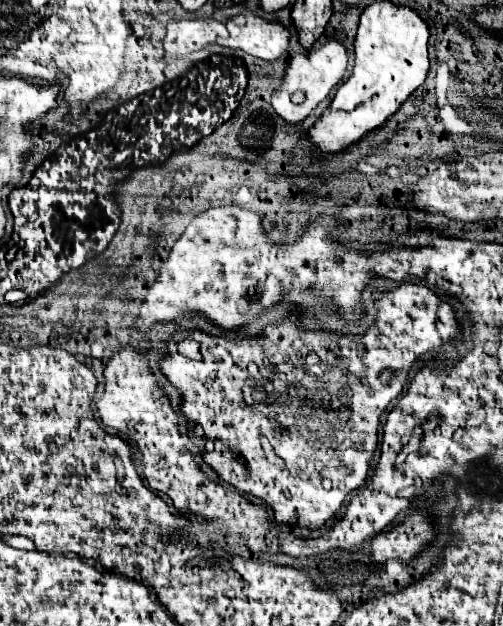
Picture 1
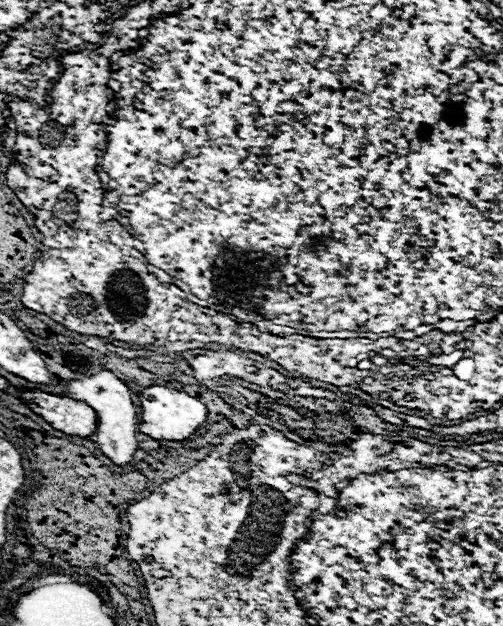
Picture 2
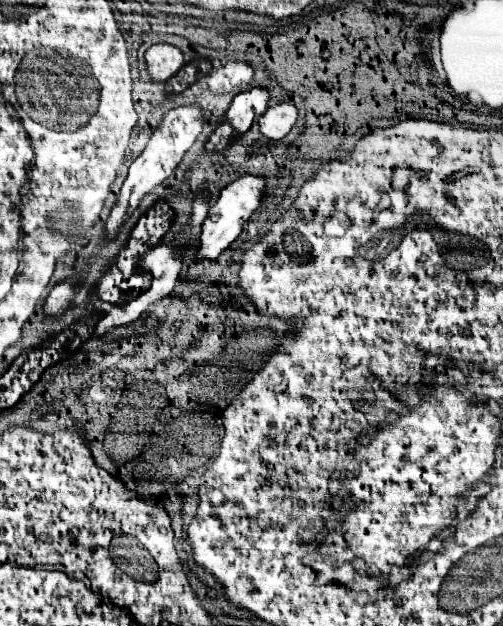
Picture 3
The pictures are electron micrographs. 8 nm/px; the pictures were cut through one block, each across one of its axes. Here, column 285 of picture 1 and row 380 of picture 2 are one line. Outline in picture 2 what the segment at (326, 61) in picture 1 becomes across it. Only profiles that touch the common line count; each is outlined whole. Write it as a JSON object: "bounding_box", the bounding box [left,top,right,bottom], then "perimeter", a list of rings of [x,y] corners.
{"bounding_box":[66,370,138,466],"perimeter":[[[102,370],[94,376],[88,376],[84,380],[72,380],[68,382],[66,390],[72,394],[72,398],[82,400],[84,404],[88,404],[92,410],[98,412],[100,416],[100,426],[96,430],[96,444],[100,446],[100,450],[104,452],[104,456],[108,456],[116,466],[126,466],[132,464],[132,458],[138,450],[138,442],[136,442],[136,432],[138,432],[138,412],[136,406],[130,400],[130,390],[124,382],[120,382],[112,372]]]}

